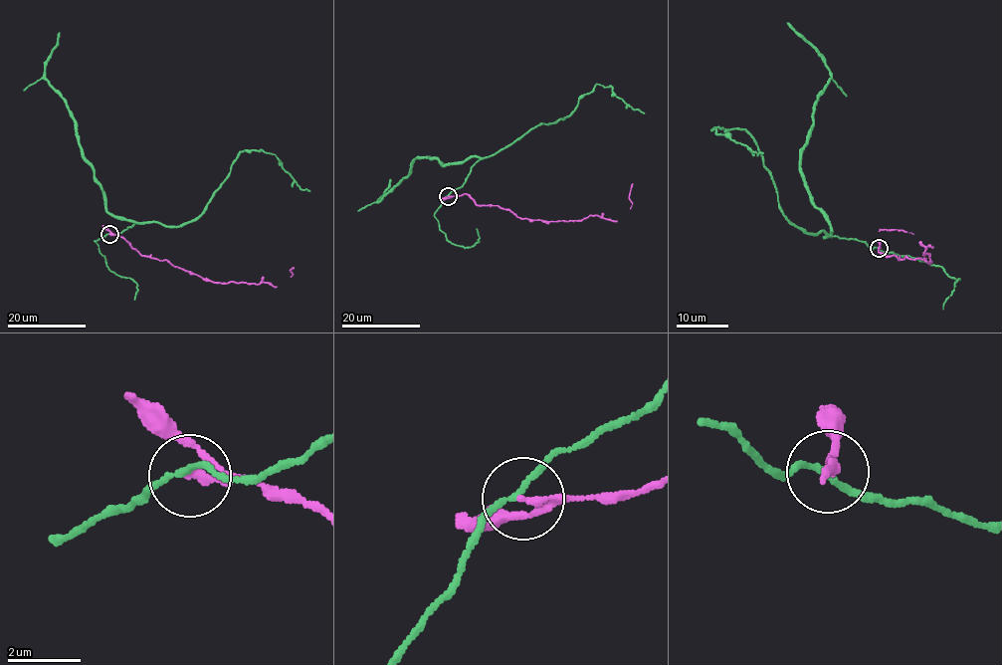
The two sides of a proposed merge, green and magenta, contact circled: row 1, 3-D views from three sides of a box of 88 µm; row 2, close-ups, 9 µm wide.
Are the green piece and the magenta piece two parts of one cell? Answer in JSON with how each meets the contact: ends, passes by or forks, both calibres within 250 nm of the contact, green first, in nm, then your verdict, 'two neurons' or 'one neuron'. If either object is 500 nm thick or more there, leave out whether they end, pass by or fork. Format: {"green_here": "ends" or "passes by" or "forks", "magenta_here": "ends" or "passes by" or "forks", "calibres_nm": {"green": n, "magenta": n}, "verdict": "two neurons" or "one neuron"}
{"green_here": "passes by", "magenta_here": "passes by", "calibres_nm": {"green": 150, "magenta": 140}, "verdict": "two neurons"}

